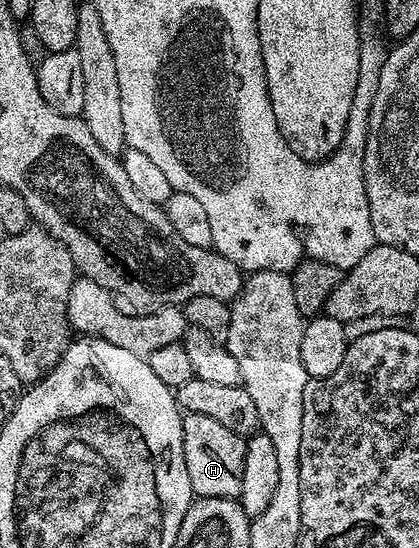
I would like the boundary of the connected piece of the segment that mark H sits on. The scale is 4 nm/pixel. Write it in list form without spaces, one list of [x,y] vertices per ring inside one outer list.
[[[183,413],[182,442],[186,458],[186,474],[190,474],[193,497],[236,500],[242,490],[242,466],[246,462],[248,445],[245,437],[226,430],[222,422],[206,418],[206,414]]]

